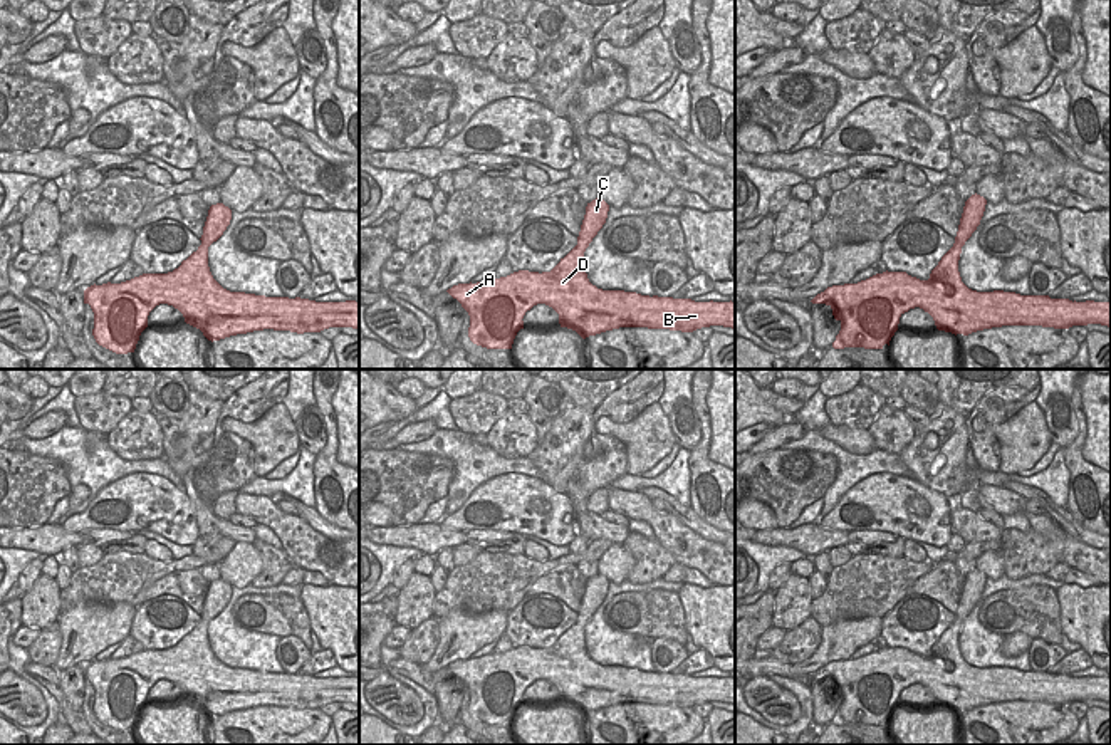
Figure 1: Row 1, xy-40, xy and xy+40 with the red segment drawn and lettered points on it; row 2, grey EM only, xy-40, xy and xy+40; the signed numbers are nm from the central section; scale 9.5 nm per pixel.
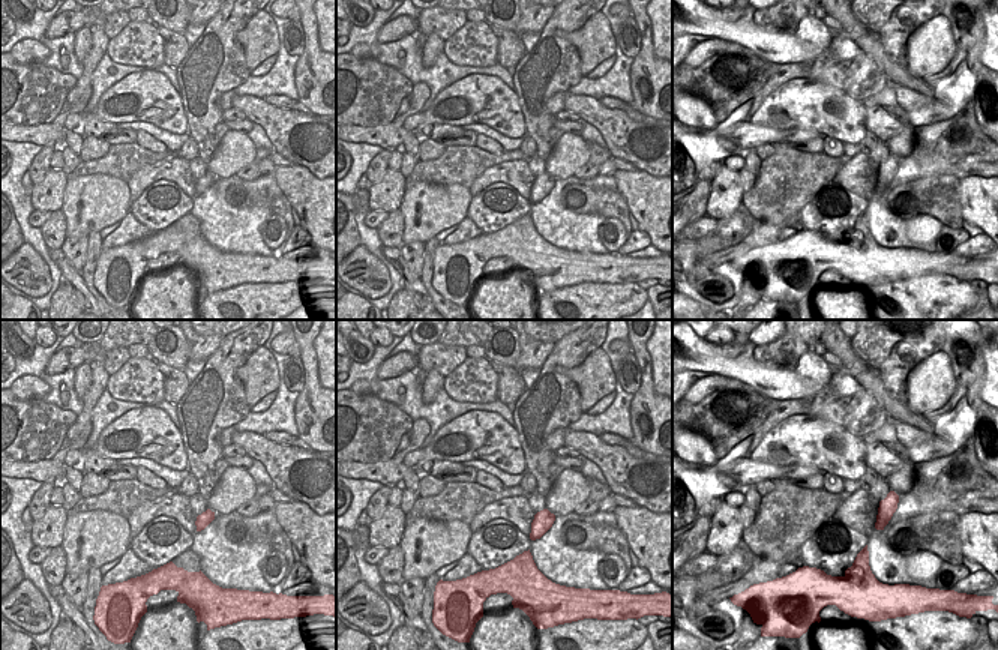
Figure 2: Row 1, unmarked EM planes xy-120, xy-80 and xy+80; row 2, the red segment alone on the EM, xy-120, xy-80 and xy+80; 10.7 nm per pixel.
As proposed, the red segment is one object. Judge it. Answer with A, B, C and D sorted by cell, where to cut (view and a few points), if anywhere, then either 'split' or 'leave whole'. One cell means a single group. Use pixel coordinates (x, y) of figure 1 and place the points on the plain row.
A B C D; no cut; leave whole

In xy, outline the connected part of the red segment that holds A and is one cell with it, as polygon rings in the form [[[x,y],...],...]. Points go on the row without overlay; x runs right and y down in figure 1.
[[[596,574],[586,582],[577,621],[550,648],[519,646],[507,653],[487,654],[477,659],[458,659],[446,668],[470,691],[468,713],[487,725],[512,725],[514,715],[524,705],[524,691],[537,680],[545,680],[559,690],[561,703],[576,706],[582,715],[619,703],[648,703],[693,708],[702,703],[723,701],[735,705],[735,678],[695,678],[641,671],[624,666],[602,666],[592,661],[586,649],[584,628],[606,599],[609,581]]]

